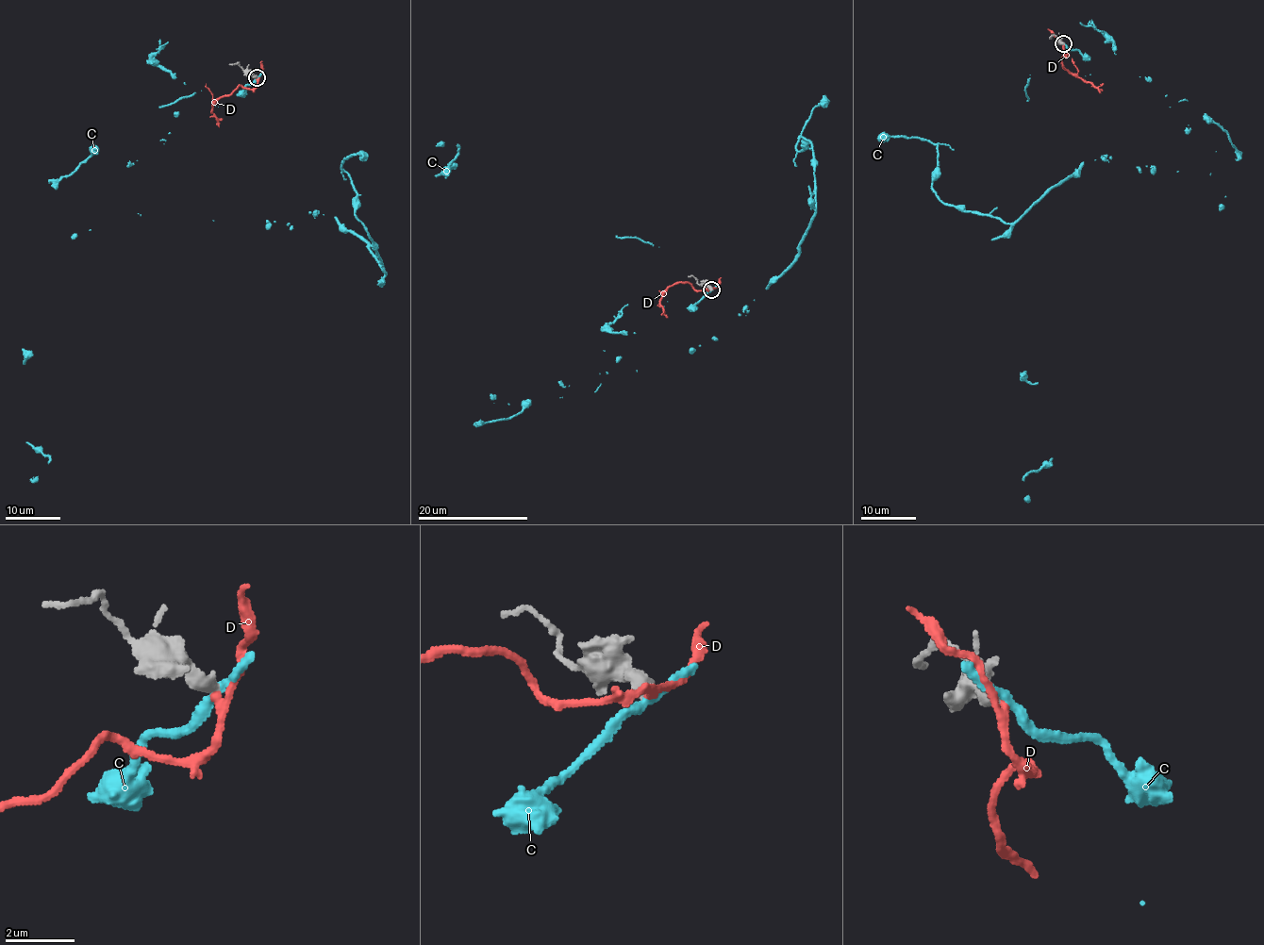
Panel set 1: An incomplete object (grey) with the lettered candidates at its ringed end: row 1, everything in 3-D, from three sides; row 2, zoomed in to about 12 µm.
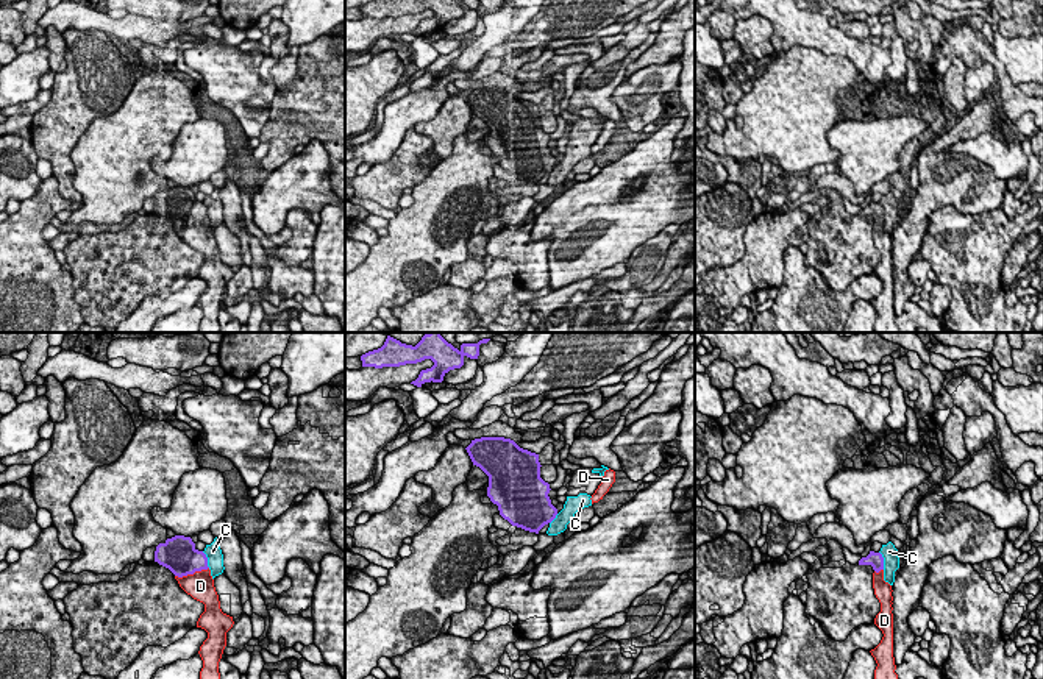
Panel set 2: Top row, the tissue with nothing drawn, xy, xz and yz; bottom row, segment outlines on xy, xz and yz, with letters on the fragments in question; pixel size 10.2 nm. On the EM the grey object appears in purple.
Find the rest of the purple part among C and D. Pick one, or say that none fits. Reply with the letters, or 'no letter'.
D

